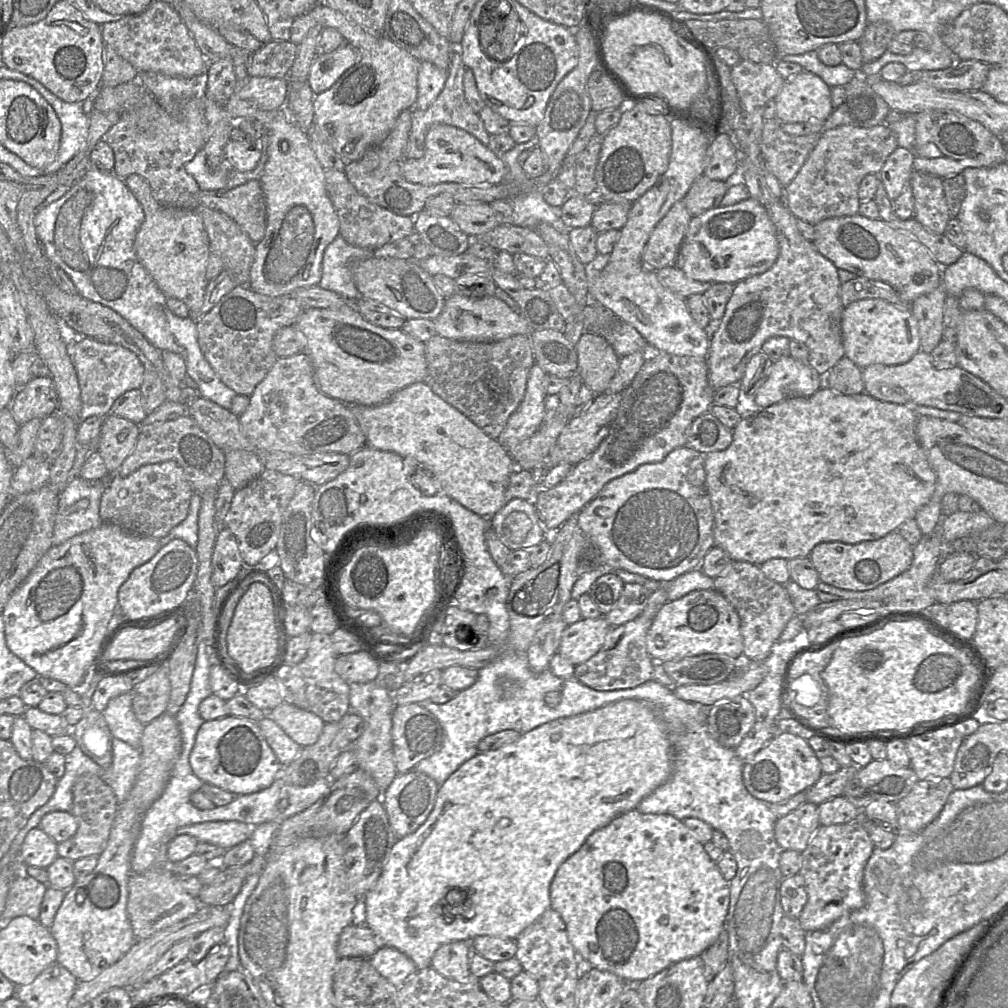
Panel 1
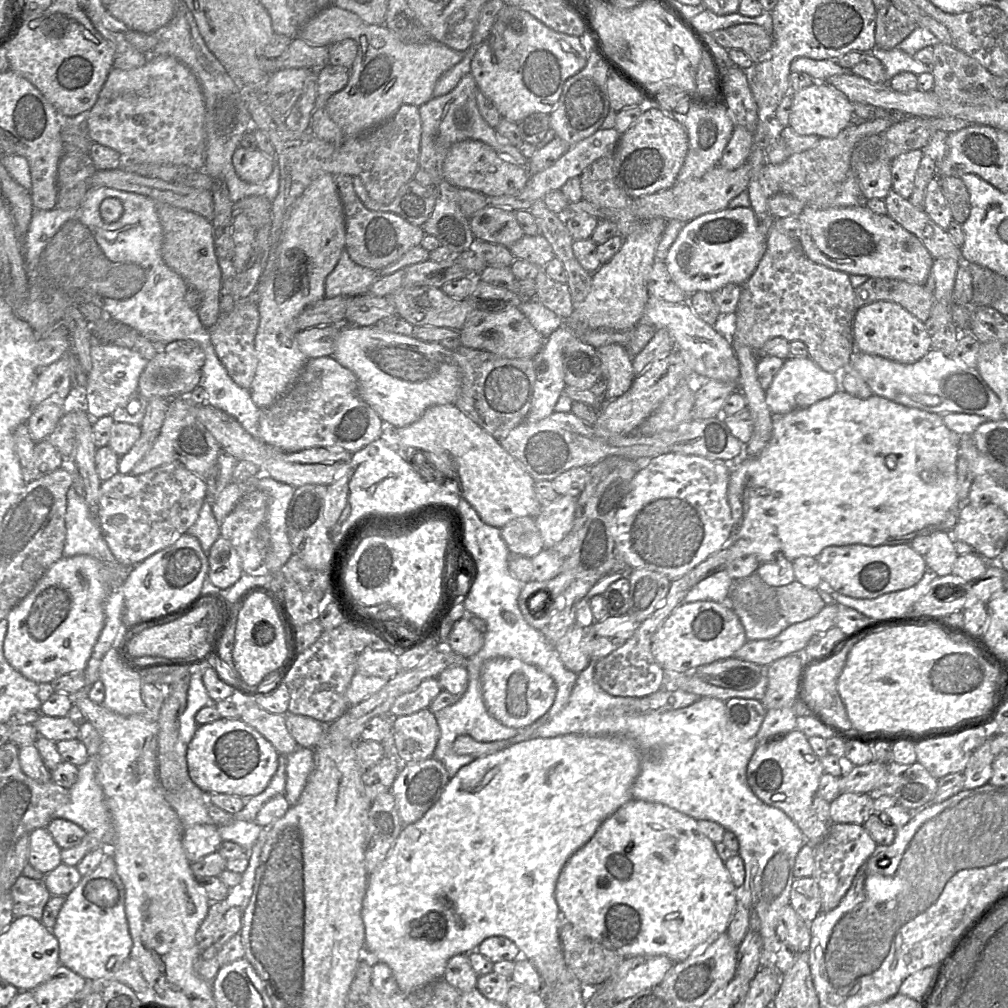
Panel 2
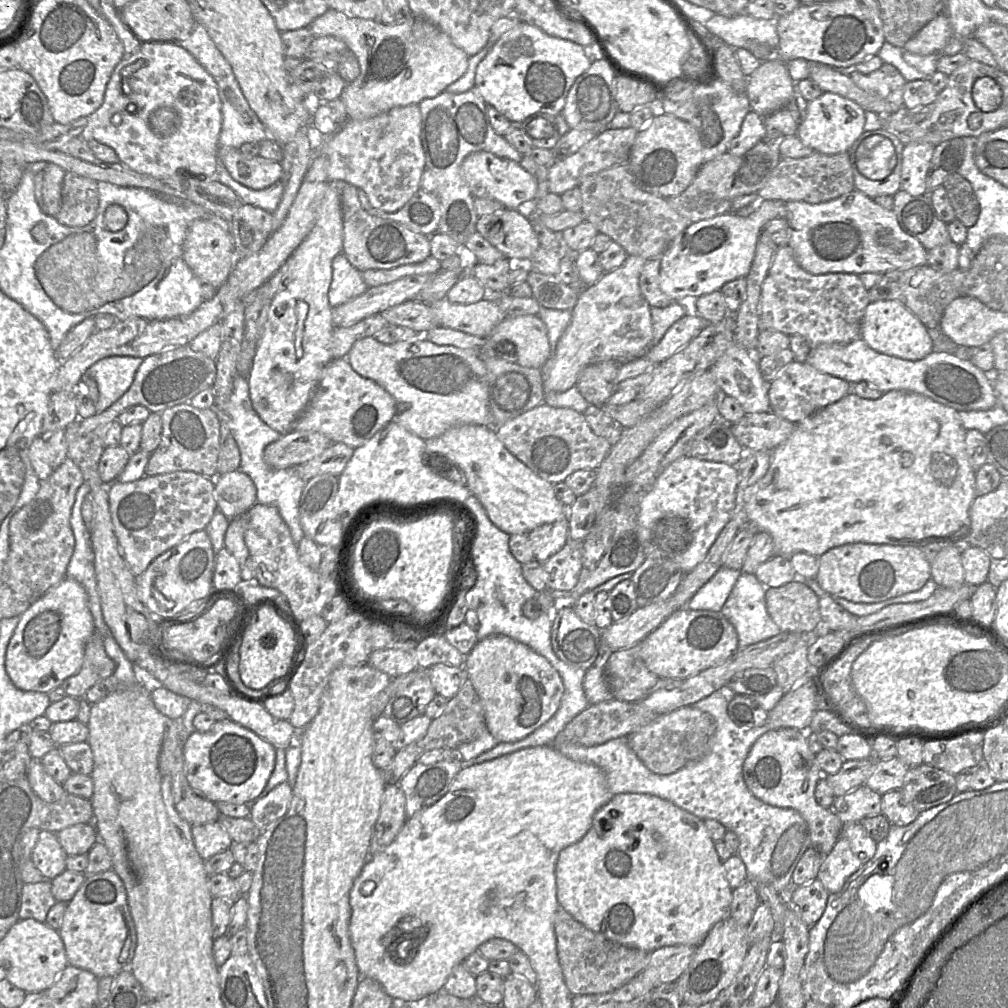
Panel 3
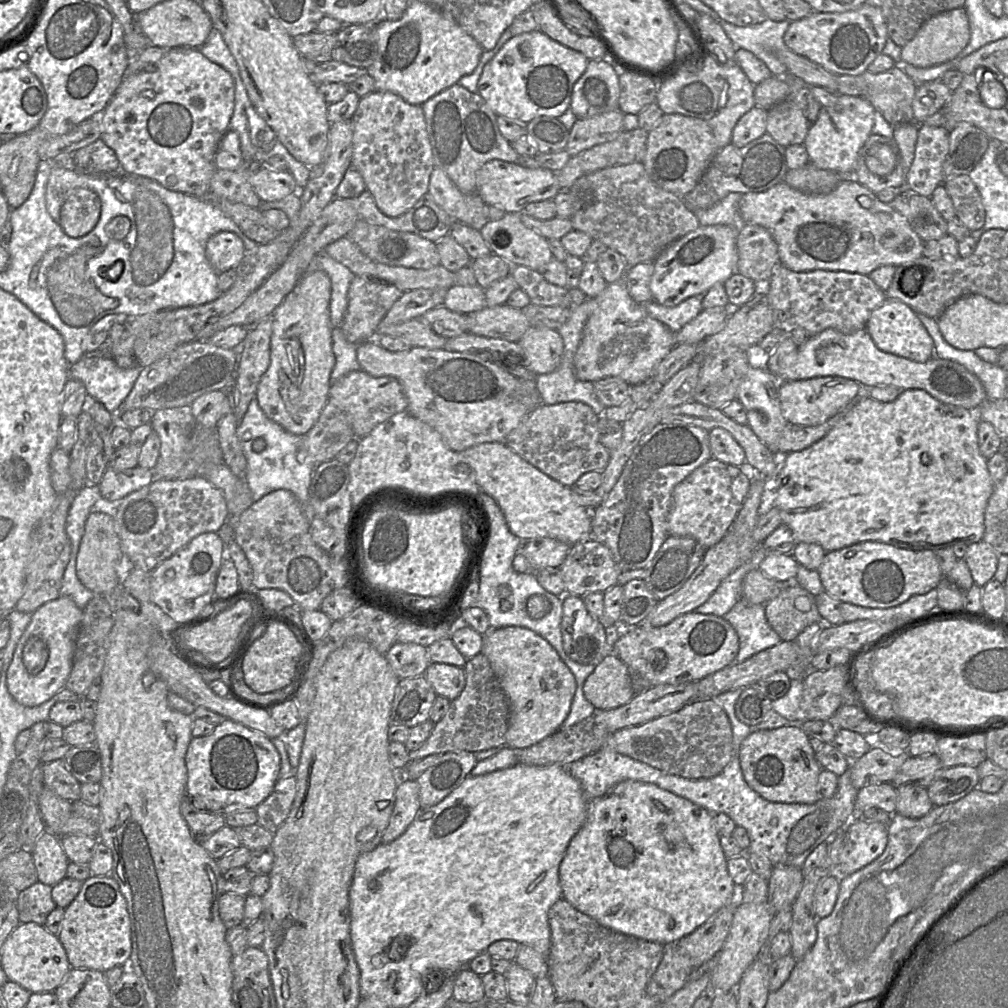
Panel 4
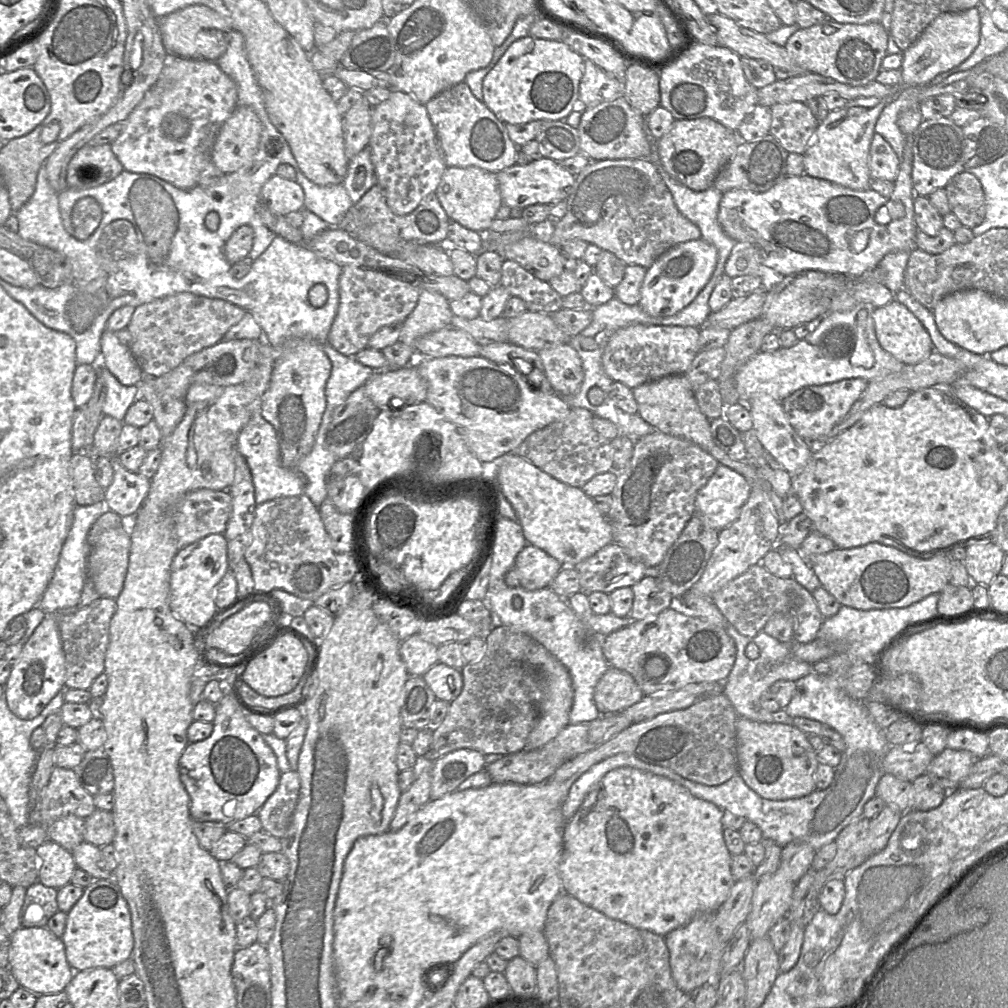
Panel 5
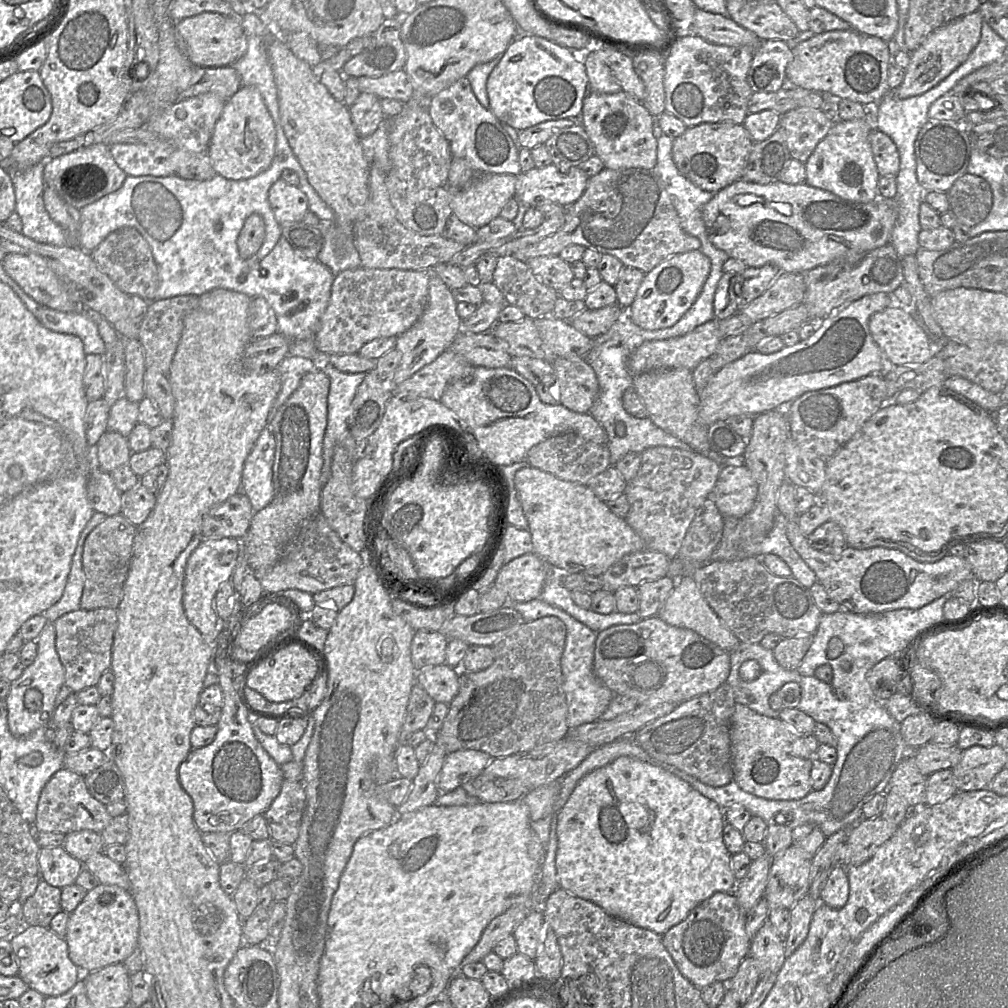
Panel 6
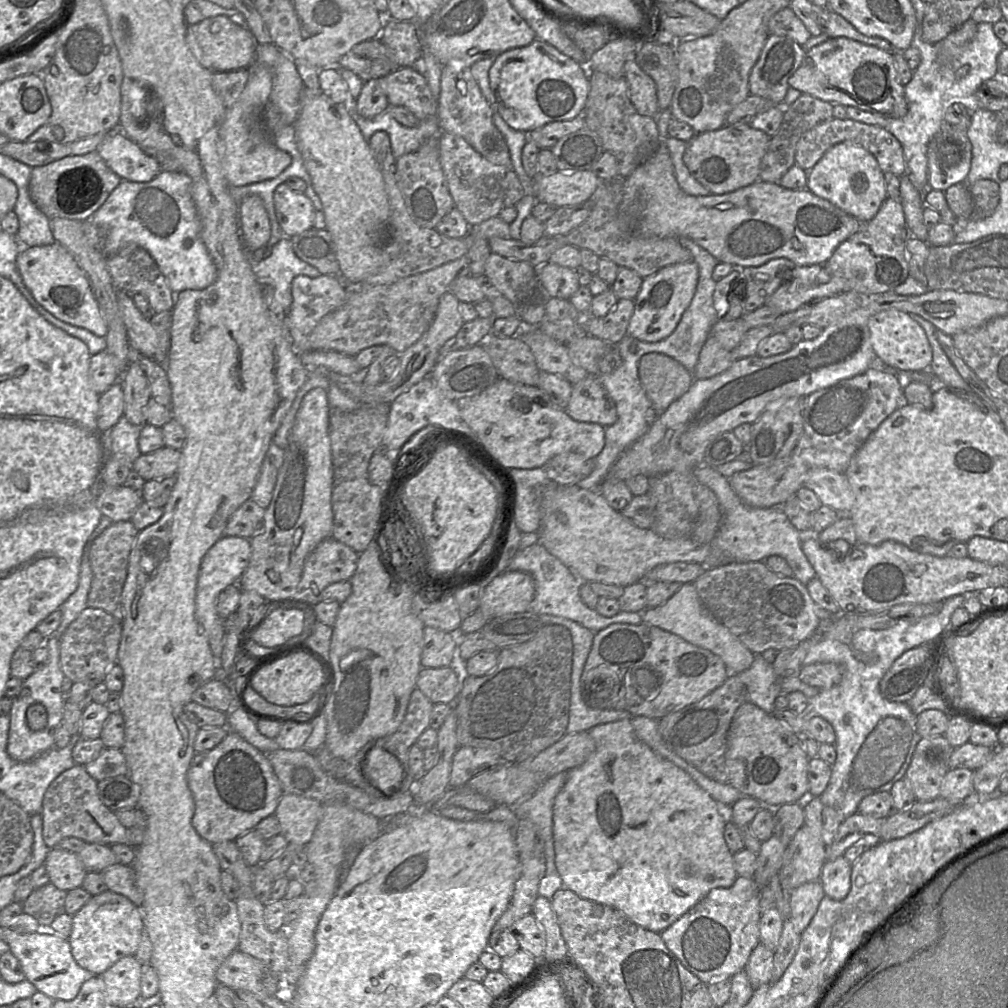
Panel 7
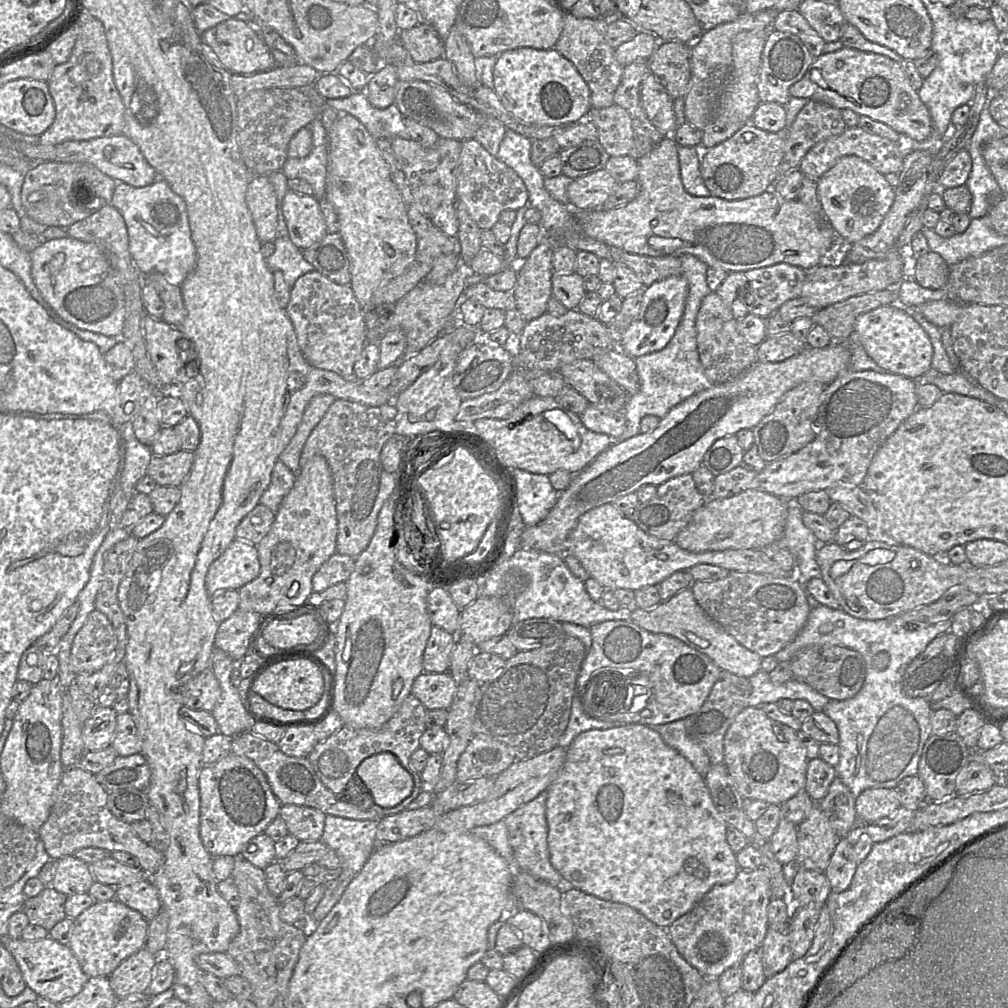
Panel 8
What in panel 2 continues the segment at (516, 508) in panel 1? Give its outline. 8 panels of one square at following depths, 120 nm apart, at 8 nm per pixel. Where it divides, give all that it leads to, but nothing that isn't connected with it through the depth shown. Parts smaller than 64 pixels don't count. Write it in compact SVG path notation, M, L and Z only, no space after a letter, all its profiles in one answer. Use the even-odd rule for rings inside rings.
M524 516L501 528L502 538L510 552L532 558L544 548L535 517Z

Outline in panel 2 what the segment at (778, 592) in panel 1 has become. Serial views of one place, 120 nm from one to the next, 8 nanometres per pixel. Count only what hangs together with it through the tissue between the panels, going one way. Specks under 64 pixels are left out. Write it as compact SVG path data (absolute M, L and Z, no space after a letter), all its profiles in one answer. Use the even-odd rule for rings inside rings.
M756 572L746 578L734 580L729 602L738 602L763 625L769 625L780 617L775 588L764 583Z

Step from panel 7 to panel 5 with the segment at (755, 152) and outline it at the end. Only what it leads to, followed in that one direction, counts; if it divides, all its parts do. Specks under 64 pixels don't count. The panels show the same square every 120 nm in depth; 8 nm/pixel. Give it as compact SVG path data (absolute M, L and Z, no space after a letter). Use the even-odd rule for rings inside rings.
M712 118L678 119L657 139L657 150L669 175L694 191L703 191L712 187L719 172L734 157L739 141L737 131Z

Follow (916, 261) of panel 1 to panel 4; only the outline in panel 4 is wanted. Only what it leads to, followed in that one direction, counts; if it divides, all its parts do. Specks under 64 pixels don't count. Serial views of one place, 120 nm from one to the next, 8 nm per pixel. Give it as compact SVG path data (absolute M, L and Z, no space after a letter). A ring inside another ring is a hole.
M856 180L844 181L840 183L835 190L826 195L808 195L790 187L783 181L764 192L749 192L742 194L742 198L739 203L739 211L742 219L745 221L746 224L762 226L771 233L772 237L774 238L778 246L779 262L786 268L794 272L826 270L826 271L846 271L851 273L868 275L873 270L881 266L884 265L900 266L906 262L916 260L923 256L924 241L911 228L908 220L910 193L911 192L906 187L904 187L898 190L898 195L891 202L884 203L877 198L875 193L870 191L868 188L866 188Z

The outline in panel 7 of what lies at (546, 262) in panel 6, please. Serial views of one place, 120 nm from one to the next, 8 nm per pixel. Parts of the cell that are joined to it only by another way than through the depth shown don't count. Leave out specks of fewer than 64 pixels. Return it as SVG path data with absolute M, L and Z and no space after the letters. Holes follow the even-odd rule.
M550 262L537 269L537 278L549 297L569 300L580 287L575 270Z

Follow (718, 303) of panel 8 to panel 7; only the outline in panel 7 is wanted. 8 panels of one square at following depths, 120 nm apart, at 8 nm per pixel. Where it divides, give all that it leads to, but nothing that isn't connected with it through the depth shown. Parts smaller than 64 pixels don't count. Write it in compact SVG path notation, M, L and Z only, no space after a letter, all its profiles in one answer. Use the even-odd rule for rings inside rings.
M709 335L700 351L693 376L695 380L712 378L726 371L734 361L731 351Z

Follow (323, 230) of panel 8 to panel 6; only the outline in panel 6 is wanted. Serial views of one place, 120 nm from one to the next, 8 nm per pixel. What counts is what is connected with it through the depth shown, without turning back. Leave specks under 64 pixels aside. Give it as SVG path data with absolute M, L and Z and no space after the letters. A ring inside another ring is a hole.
M278 179L268 191L268 201L280 225L300 222L309 211L308 198L298 186Z

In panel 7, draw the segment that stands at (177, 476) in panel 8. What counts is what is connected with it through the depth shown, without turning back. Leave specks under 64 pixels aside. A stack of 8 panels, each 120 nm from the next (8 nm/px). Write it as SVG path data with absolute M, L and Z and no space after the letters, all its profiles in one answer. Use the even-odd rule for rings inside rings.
M163 447L149 454L141 454L133 463L133 469L145 481L175 476L181 458L180 450Z

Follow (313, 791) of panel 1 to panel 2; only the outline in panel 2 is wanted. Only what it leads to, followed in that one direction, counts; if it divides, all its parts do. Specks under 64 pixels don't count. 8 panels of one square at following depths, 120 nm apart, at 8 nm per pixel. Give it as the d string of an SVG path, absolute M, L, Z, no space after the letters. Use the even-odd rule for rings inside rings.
M298 747L293 753L286 756L285 797L290 807L297 804L313 769L314 749Z

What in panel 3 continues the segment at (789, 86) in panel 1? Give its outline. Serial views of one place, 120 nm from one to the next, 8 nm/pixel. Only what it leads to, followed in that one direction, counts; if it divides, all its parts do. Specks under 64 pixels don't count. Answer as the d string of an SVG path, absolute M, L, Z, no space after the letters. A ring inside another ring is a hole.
M823 92L815 100L808 101L806 117L797 129L797 137L804 146L827 155L849 152L853 143L865 131L866 111L857 103L838 94Z

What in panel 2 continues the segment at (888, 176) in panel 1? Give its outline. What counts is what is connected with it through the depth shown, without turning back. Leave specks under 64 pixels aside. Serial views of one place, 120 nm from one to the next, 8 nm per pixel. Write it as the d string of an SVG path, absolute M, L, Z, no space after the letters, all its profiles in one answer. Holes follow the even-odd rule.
M922 149L905 152L892 161L892 190L908 199L914 189L915 175L923 159Z

